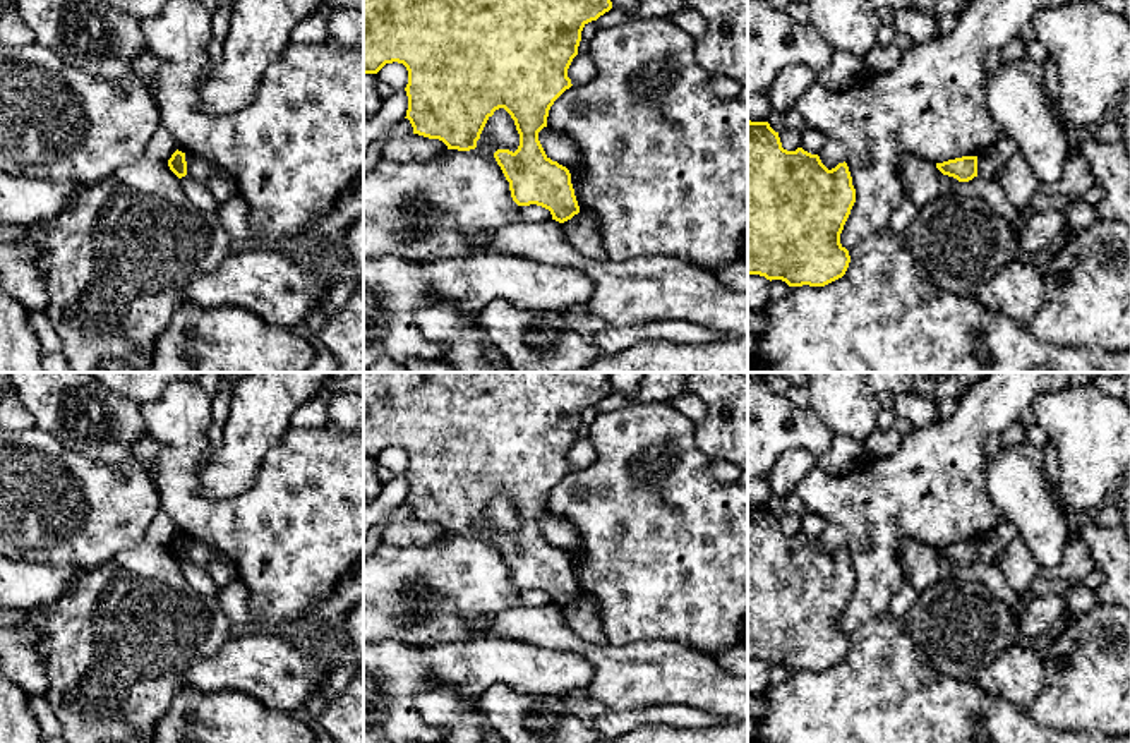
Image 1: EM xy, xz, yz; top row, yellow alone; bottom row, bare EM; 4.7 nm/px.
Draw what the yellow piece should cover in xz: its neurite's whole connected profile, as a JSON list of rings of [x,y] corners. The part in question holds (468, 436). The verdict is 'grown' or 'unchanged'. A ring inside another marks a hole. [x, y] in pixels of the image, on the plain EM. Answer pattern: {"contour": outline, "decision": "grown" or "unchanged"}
{"contour": [[[364,372],[364,458],[377,458],[386,448],[403,448],[408,455],[408,468],[405,472],[408,480],[406,501],[413,511],[413,518],[439,523],[448,534],[470,535],[477,532],[477,525],[496,494],[504,492],[514,504],[520,518],[520,530],[513,537],[509,534],[497,534],[494,542],[509,566],[511,582],[518,590],[537,589],[550,595],[552,604],[564,607],[580,597],[580,590],[571,568],[571,558],[566,551],[552,546],[540,525],[538,516],[547,511],[549,494],[554,486],[569,474],[571,463],[568,453],[578,439],[583,412],[597,405],[612,393],[610,372]]], "decision": "unchanged"}

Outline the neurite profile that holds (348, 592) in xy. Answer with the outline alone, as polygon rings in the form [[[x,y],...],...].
[[[364,558],[341,578],[334,590],[334,597],[321,604],[304,619],[309,647],[317,657],[338,661],[340,655],[333,645],[322,638],[324,628],[341,623],[341,616],[364,601]]]

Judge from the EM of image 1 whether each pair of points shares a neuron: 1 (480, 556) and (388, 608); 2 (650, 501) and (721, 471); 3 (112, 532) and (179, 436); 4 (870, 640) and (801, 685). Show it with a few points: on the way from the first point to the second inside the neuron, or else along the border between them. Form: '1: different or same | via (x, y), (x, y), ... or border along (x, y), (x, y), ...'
1: same | via (453, 572), (417, 572), (400, 580)
2: different | border along (710, 460), (710, 474), (729, 483)
3: different | border along (153, 484), (160, 507)
4: same | via (858, 659), (832, 685), (820, 685)

